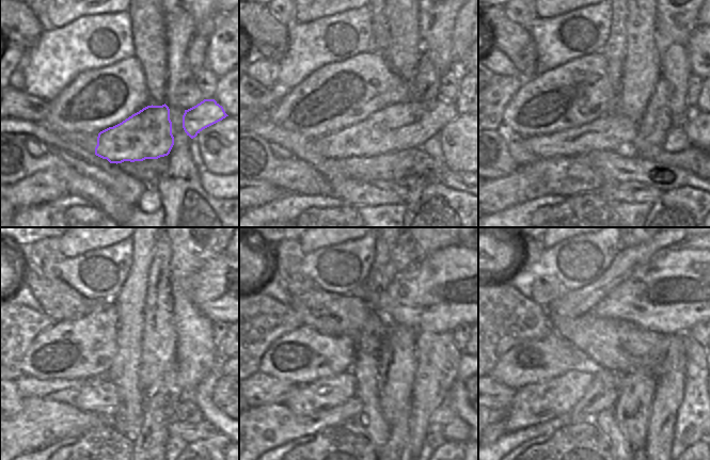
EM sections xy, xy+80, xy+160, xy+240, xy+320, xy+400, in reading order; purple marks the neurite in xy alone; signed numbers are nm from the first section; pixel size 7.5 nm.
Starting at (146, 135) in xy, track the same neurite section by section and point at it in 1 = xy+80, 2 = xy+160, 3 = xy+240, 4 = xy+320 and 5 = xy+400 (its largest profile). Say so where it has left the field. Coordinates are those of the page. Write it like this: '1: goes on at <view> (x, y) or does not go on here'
1: goes on at xy+80 (400, 126)
2: goes on at xy+160 (616, 132)
3: goes on at xy+240 (65, 391)
4: goes on at xy+320 (261, 389)
5: goes on at xy+400 (500, 396)

